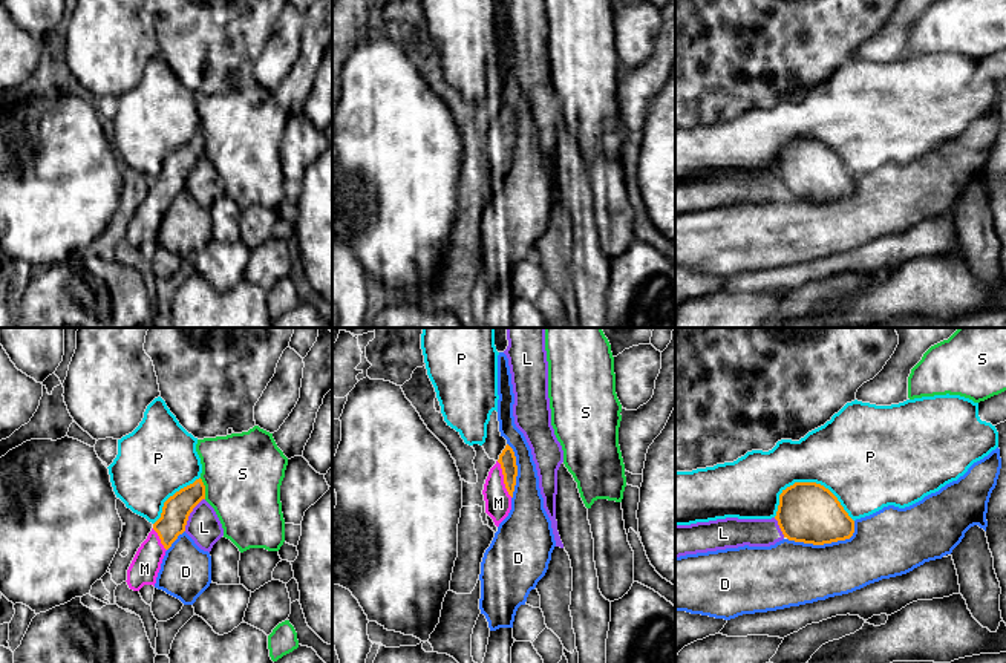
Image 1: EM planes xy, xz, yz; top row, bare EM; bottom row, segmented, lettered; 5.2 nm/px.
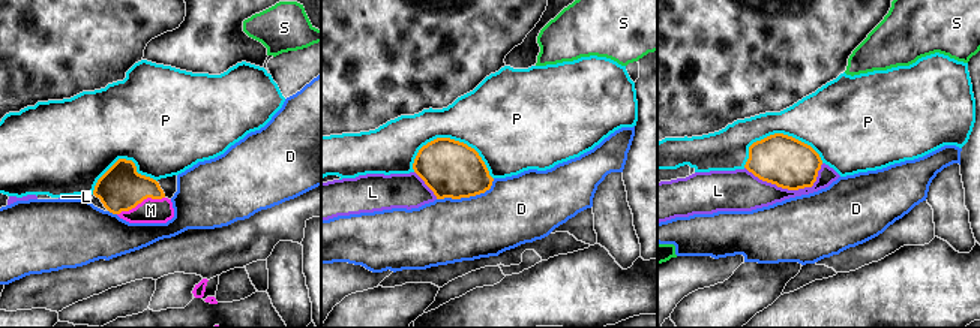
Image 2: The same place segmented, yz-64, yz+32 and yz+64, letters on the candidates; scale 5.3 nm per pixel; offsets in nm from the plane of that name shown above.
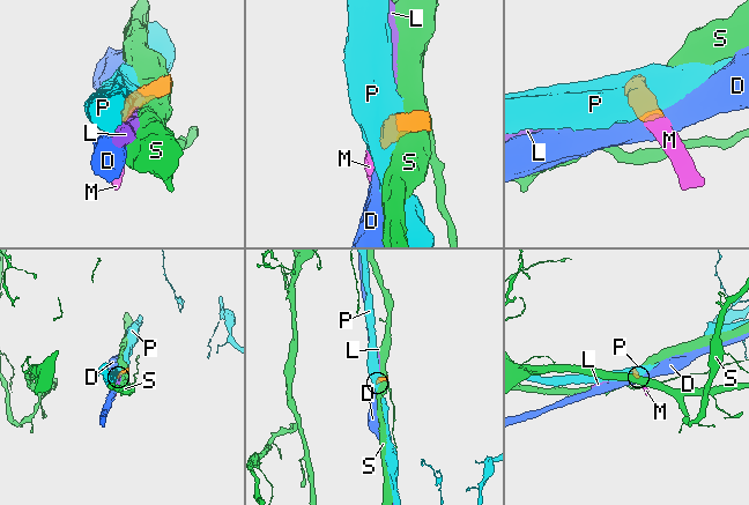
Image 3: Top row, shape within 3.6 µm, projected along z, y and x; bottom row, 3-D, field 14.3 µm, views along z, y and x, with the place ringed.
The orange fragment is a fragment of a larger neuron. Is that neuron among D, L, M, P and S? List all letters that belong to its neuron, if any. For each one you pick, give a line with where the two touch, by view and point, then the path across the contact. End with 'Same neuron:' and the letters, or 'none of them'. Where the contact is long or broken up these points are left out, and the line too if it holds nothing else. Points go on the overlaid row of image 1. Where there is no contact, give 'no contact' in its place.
M: contact xz (504, 480); way xz (507, 460), (504, 480), (498, 489), (498, 502)
Same neuron: M

